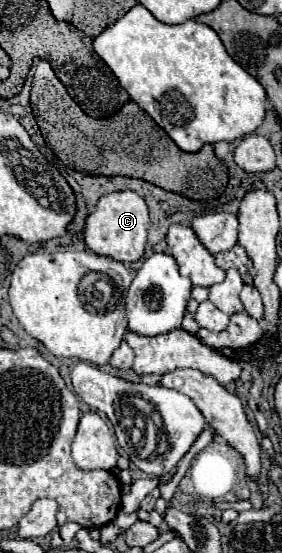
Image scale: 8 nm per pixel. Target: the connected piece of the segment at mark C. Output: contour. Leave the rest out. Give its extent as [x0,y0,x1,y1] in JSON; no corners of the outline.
[84,191,148,263]

